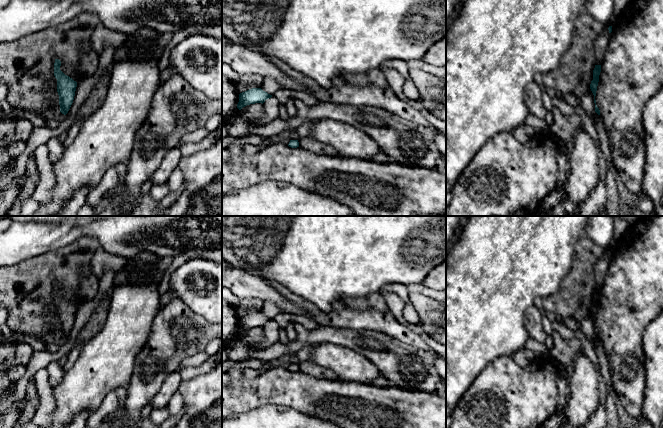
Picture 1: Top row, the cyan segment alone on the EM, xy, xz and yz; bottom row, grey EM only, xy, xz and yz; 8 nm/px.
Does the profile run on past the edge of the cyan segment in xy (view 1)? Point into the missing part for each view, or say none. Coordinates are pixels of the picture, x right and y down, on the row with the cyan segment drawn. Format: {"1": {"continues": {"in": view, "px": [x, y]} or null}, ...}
{"1": {"continues": null}}

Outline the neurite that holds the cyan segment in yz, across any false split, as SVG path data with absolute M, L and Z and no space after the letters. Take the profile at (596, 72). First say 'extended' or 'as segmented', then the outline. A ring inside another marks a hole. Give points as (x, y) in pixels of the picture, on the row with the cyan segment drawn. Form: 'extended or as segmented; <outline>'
as segmented; M595 65L595 68L593 70L593 80L591 81L591 84L590 84L590 89L594 95L595 112L598 115L600 115L600 110L596 105L595 96L596 96L597 86L598 86L598 82L599 82L600 72L601 72L601 65Z

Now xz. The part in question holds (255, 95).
as segmented; M252 88L239 94L239 102L237 104L237 108L241 110L243 107L250 104L263 104L267 99L271 97L272 95L263 91L261 88Z

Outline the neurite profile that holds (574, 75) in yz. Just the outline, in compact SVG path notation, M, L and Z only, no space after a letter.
M585 9L578 17L569 50L561 65L543 74L545 88L553 88L562 96L572 93L581 98L590 88L595 68L596 39L606 26L595 20Z

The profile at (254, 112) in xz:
M262 103L250 104L239 111L239 117L249 123L257 122L263 118L264 111L265 108Z

